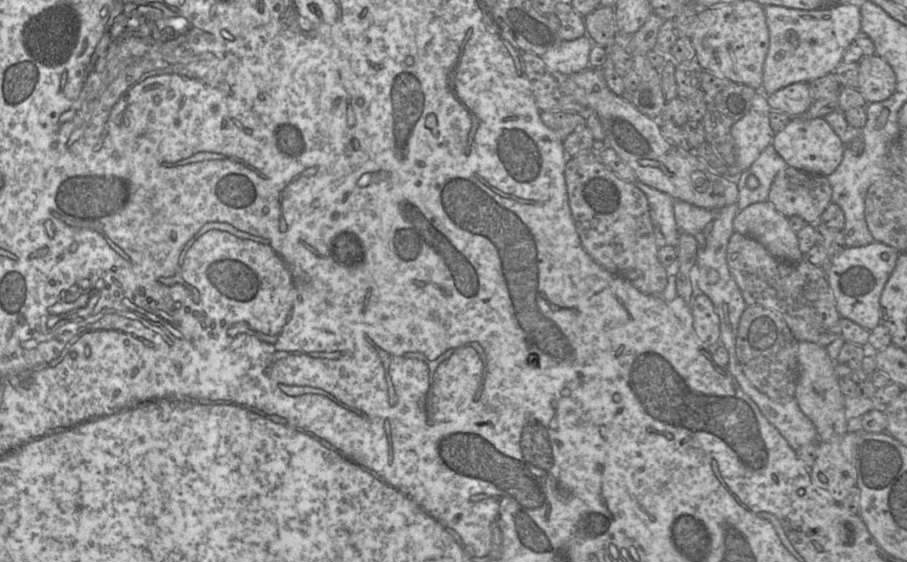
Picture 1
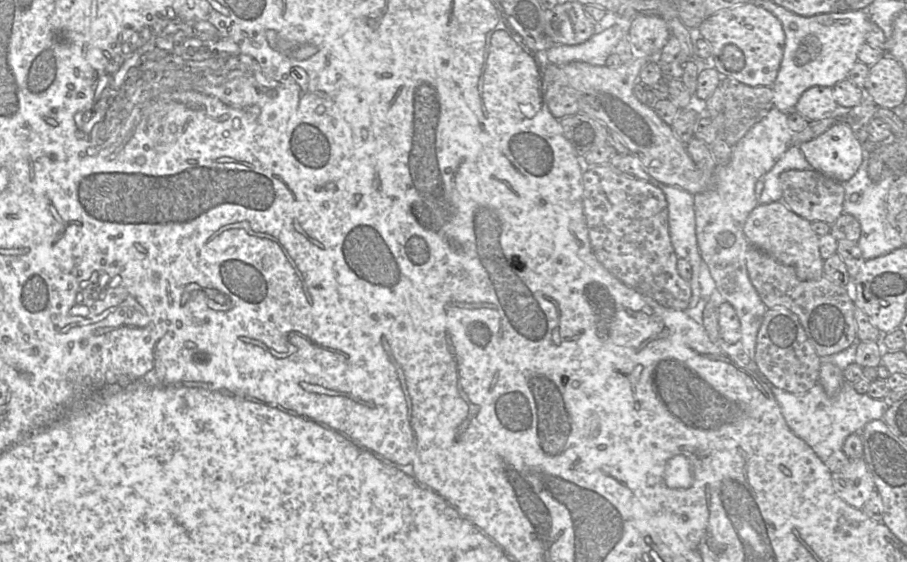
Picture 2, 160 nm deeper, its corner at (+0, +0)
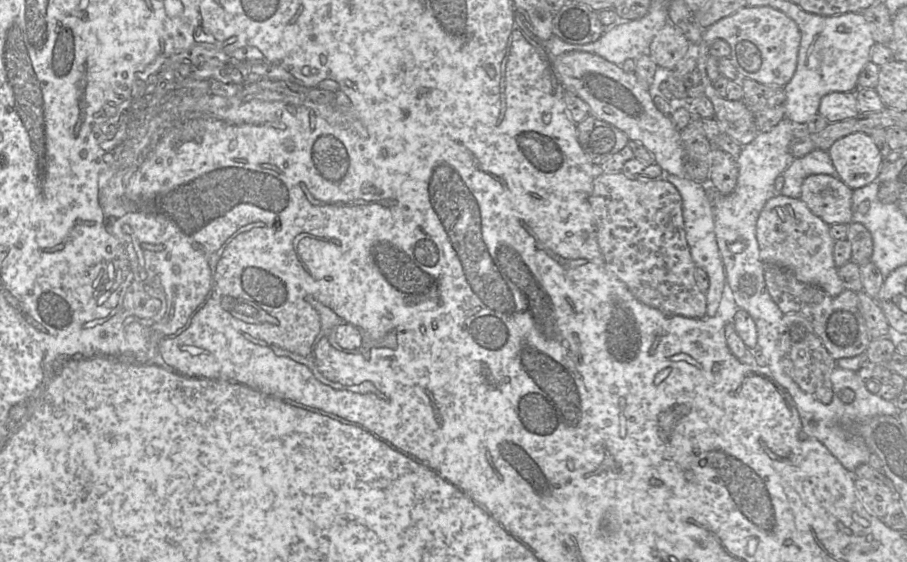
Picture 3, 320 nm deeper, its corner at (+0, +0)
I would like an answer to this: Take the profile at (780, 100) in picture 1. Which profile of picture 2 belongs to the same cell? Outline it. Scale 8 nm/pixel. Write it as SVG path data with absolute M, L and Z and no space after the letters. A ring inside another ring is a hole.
M814 86L803 92L794 111L808 121L832 118L843 119L850 108L842 108L833 98L832 87Z

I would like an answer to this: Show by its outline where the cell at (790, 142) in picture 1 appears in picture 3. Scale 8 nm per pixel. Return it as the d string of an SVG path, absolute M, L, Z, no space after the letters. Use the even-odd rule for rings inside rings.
M855 132L837 140L827 150L838 178L852 190L873 182L883 157L869 133Z

